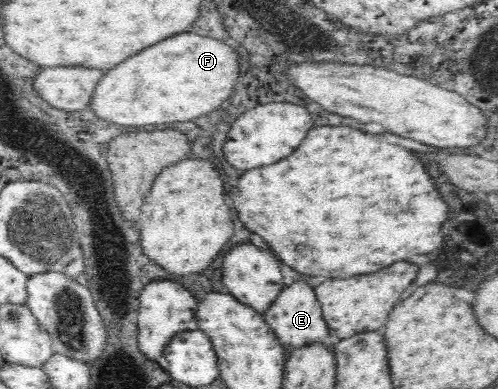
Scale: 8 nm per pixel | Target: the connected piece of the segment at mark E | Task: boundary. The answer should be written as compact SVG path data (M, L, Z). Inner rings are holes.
M300 279L300 281L295 281L289 286L285 286L282 291L280 291L280 295L276 297L276 301L270 305L270 309L264 311L262 314L264 321L272 328L275 336L283 345L285 353L290 353L290 351L294 351L294 349L300 349L300 347L304 347L304 345L310 345L310 343L314 343L314 341L315 343L325 345L330 351L335 351L335 346L330 342L330 330L326 320L324 320L321 305L318 299L316 299L316 295L314 295L314 281L318 283L320 279L312 279L312 281L308 281L308 283Z

